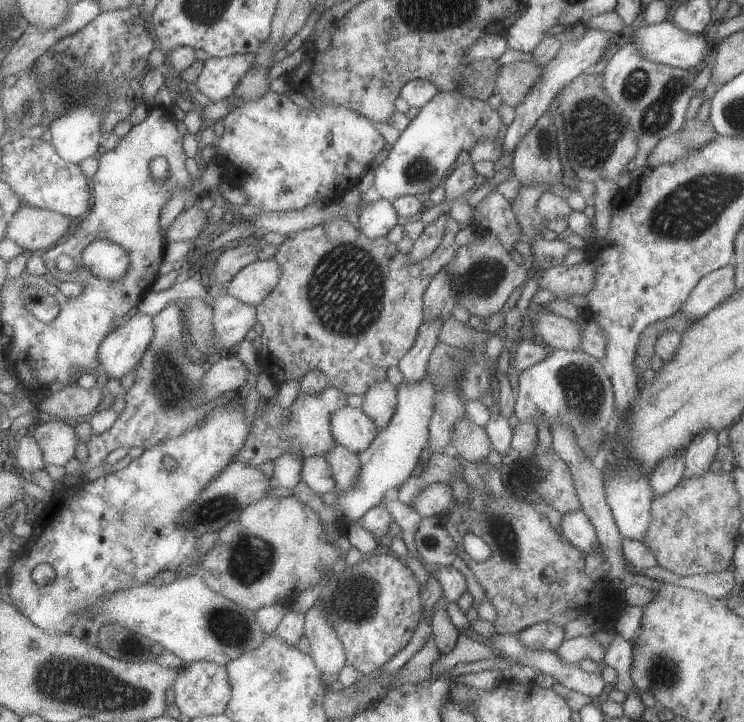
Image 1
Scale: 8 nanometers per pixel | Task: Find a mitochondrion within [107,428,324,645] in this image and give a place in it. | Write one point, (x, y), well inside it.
(249, 561)

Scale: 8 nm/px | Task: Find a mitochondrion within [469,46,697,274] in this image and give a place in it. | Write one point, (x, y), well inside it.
(659, 97)

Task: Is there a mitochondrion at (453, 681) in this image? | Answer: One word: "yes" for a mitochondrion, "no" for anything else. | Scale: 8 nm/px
no

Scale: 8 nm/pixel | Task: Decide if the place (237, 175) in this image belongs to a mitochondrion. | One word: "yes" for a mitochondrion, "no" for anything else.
no

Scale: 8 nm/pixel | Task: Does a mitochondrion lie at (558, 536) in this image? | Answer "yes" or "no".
no

